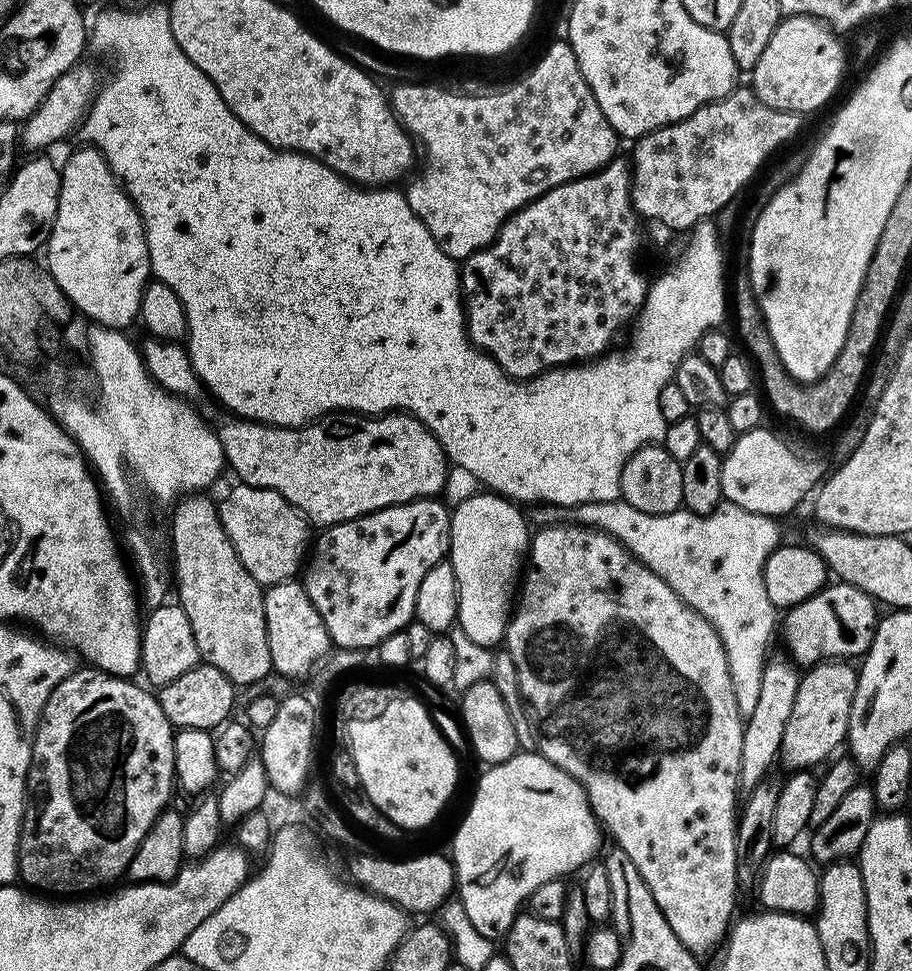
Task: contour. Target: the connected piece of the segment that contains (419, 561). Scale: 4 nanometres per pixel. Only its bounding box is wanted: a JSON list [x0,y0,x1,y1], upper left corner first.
[302,498,452,648]

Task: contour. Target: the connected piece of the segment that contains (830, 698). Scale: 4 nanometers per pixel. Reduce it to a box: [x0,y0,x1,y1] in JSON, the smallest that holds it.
[779,660,857,770]

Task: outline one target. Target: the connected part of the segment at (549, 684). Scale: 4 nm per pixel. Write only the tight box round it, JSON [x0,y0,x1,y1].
[506,522,745,954]

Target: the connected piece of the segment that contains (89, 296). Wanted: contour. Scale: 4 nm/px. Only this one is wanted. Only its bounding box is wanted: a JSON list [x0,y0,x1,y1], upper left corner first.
[46,146,152,330]

